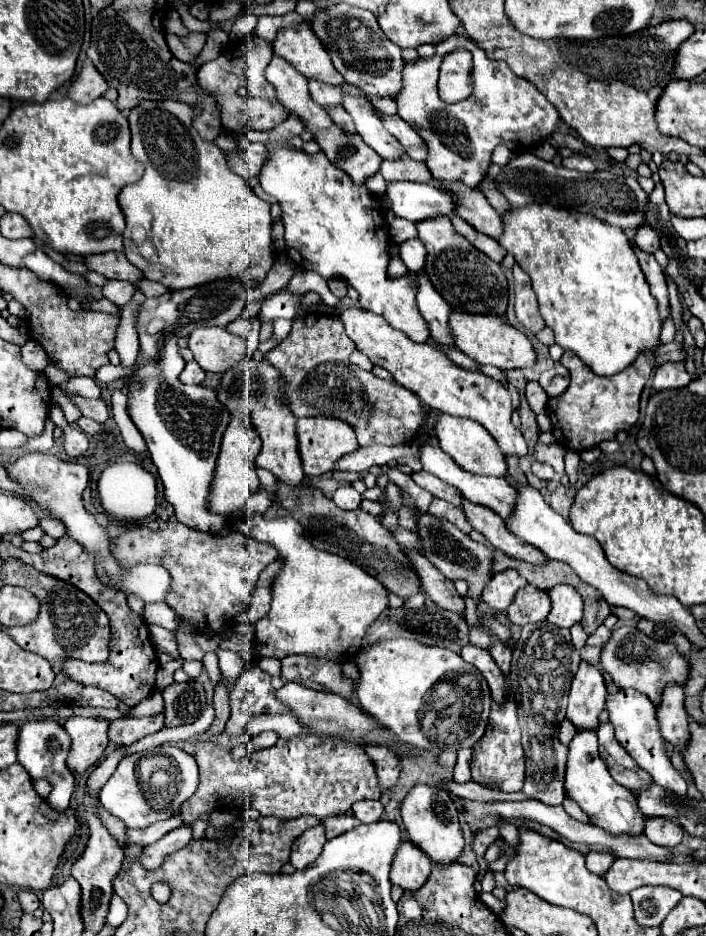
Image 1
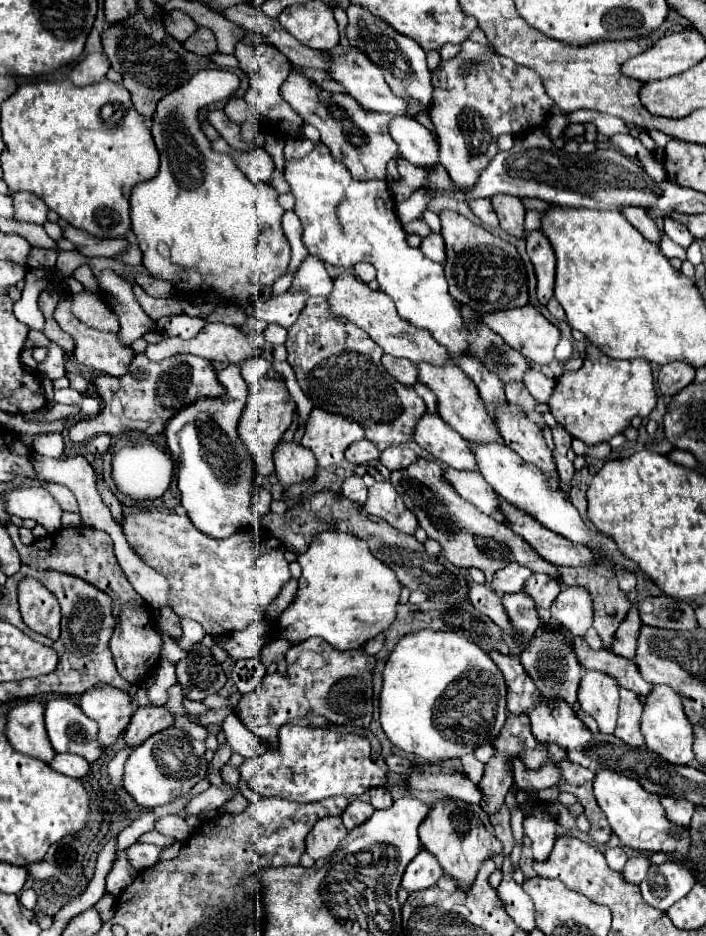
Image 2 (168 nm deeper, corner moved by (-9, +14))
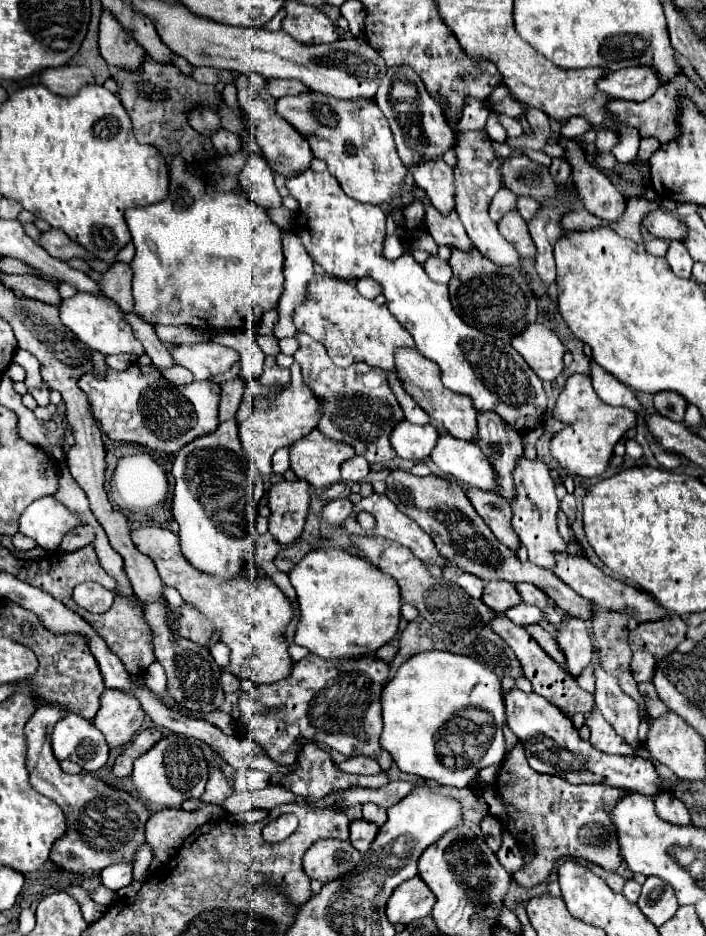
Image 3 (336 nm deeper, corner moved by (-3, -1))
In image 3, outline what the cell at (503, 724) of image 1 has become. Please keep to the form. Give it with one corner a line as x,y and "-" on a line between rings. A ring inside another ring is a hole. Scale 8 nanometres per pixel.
484,816
480,828
482,828
486,844
496,852
500,848
500,824
498,824
498,820
494,816

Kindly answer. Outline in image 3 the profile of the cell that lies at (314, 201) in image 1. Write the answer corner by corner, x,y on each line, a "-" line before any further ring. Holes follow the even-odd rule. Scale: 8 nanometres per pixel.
312,170
302,172
300,176
288,178
286,188
290,196
300,204
296,212
296,232
302,238
302,244
306,252
312,256
312,260
322,266
322,270
330,276
336,276
340,280
358,280
362,276
374,278
382,286
382,294
386,298
386,306
392,312
392,316
412,334
418,352
436,362
442,370
442,384
458,394
468,394
474,402
474,408
480,410
492,410
496,412
504,422
508,422
512,428
526,432
530,428
536,428
544,420
546,412
546,394
542,388
542,380
532,372
532,368
524,362
524,358
502,340
494,338
494,342
482,342
486,340
486,334
466,326
460,316
452,310
448,288
444,284
436,284
428,278
424,268
414,260
414,256
400,256
398,260
386,260
384,258
384,238
386,238
386,214
372,204
360,204
352,198
348,198
336,178
330,172
316,174

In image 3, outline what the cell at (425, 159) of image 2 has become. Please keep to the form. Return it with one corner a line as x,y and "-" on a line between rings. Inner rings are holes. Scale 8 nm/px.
424,160
424,164
416,164
416,168
408,168
414,176
414,184
424,188
430,202
440,212
454,210
454,186
452,186
452,168
440,160

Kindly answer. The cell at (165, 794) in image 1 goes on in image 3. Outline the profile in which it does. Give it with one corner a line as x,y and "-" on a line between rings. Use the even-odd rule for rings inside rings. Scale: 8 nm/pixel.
170,734
162,738
156,746
152,746
146,754
134,760
134,770
130,778
138,798
148,808
178,808
184,800
200,798
204,794
204,786
208,780
208,762
204,758
202,748
190,746
186,740
178,738
176,734

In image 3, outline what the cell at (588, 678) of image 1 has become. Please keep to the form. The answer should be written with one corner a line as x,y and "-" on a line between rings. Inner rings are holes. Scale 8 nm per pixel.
594,708
588,716
586,716
586,726
590,728
590,744
606,754
624,754
624,756
632,756
636,750
630,748
624,738
620,738
612,724
608,724
604,720
604,716
600,716
600,710

